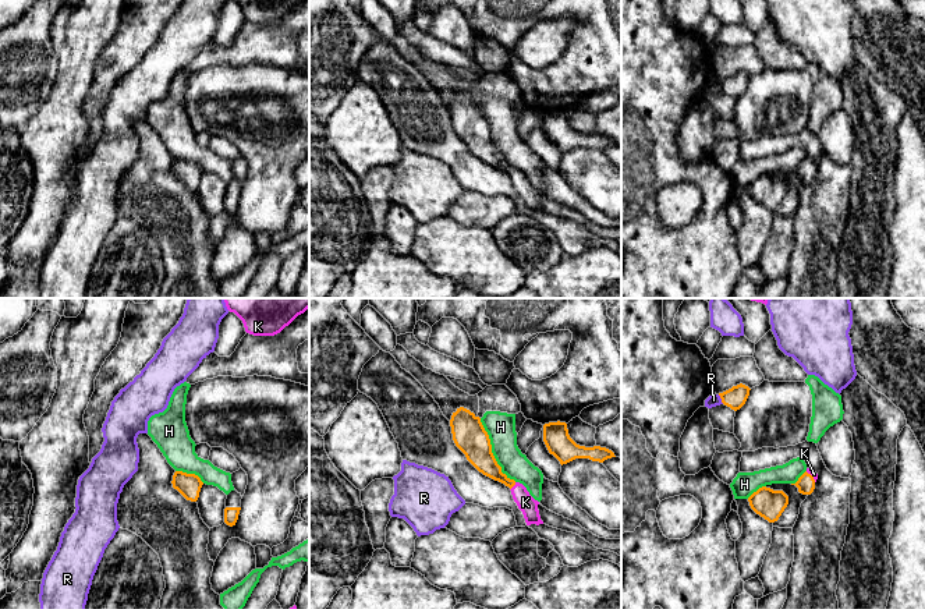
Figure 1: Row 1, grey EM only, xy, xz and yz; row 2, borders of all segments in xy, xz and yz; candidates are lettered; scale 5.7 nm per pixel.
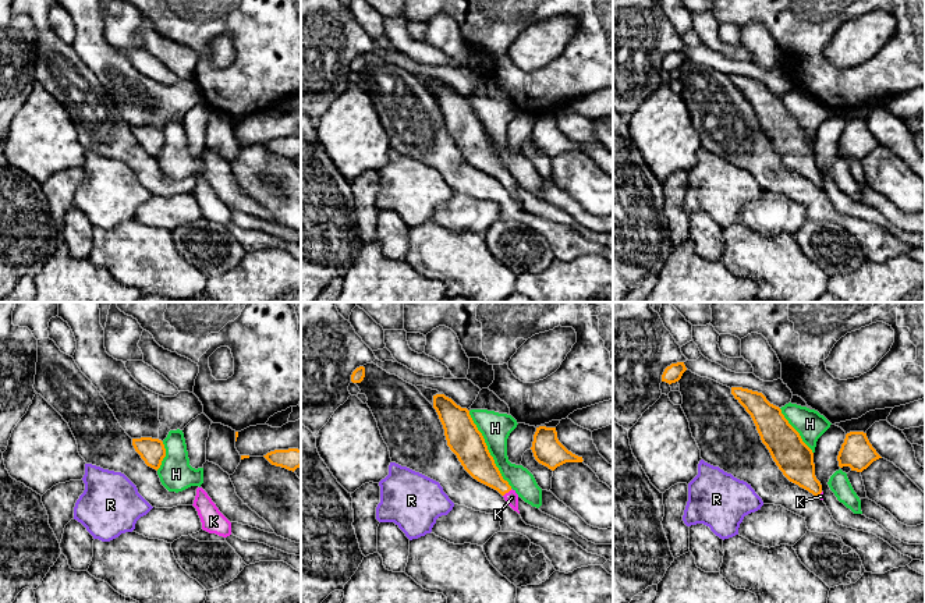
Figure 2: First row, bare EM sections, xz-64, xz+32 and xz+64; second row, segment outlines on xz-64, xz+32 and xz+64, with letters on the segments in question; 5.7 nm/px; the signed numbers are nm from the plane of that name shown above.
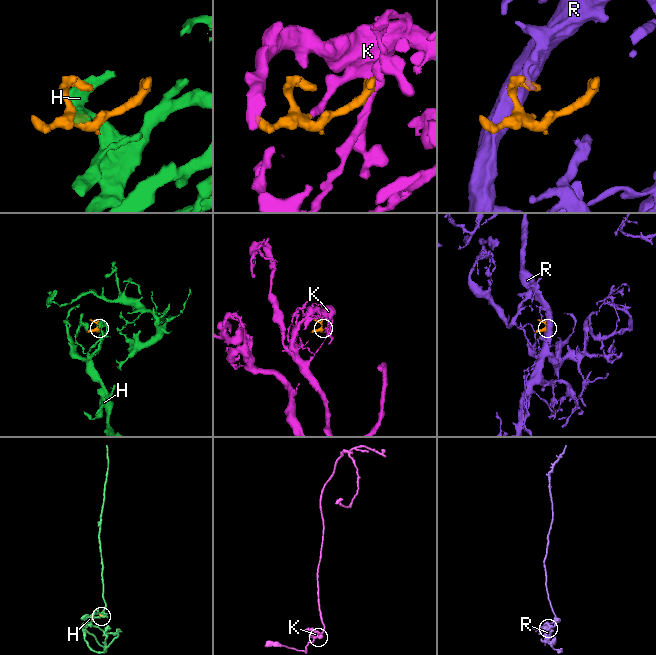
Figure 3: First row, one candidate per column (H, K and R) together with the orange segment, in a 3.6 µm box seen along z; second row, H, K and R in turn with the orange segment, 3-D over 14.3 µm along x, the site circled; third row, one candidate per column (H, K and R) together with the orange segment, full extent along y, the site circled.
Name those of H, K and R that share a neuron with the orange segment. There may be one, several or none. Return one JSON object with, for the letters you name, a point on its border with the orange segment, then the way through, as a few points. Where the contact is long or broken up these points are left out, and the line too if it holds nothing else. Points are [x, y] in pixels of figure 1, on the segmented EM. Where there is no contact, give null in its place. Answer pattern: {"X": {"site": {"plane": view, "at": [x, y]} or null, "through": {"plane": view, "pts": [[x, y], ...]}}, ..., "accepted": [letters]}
{"K": {"site": {"plane": "xz", "at": [513, 485]}, "through": {"plane": "xz", "pts": [[481, 456], [500, 477], [513, 485], [525, 502]]}}, "accepted": ["K"]}

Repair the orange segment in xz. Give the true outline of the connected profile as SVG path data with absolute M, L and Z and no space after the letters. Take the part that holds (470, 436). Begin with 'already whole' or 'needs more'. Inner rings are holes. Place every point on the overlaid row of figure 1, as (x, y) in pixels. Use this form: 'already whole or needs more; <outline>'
needs more; M460 407L453 413L450 426L453 440L465 454L467 460L483 475L510 488L513 499L522 511L527 525L543 524L538 510L539 502L529 495L522 484L510 479L502 472L502 467L492 453L490 439L481 418L469 410Z

